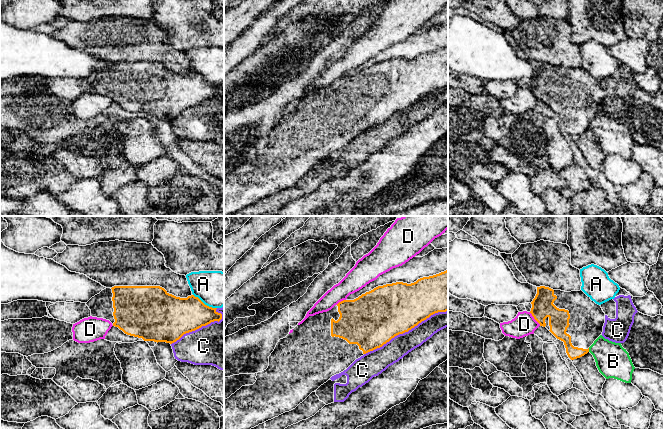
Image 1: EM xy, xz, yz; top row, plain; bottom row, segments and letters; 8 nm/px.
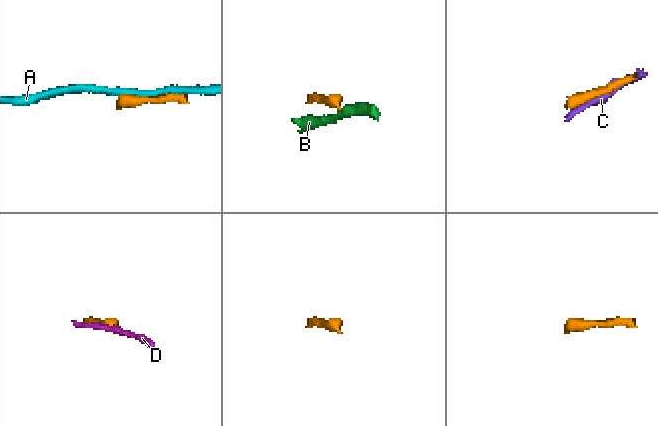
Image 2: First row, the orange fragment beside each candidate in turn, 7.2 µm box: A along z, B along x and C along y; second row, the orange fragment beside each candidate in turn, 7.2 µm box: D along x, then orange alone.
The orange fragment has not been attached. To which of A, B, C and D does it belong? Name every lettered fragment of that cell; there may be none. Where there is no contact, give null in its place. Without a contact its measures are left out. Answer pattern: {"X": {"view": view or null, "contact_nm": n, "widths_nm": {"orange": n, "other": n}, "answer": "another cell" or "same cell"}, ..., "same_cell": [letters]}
{"A": {"view": "xy", "contact_nm": 220, "widths_nm": {"orange": 320, "other": 300}, "answer": "another cell"}, "B": {"view": "yz", "contact_nm": 30, "widths_nm": {"orange": 100, "other": 280}, "answer": "another cell"}, "C": {"view": "xz", "contact_nm": 750, "widths_nm": {"orange": 420, "other": 170}, "answer": "another cell"}, "D": {"view": "yz", "contact_nm": 140, "widths_nm": {"orange": 180, "other": 190}, "answer": "another cell"}, "same_cell": []}

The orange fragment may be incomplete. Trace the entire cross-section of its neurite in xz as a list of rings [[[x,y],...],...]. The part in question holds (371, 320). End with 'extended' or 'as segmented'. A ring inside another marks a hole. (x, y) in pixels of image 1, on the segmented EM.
[[[448,270],[407,284],[378,286],[354,300],[343,300],[331,310],[309,316],[293,332],[280,339],[269,356],[269,366],[258,372],[253,385],[242,386],[224,400],[224,429],[251,429],[295,409],[330,378],[346,370],[356,359],[382,347],[392,338],[408,332],[431,315],[448,311]]]; extended

